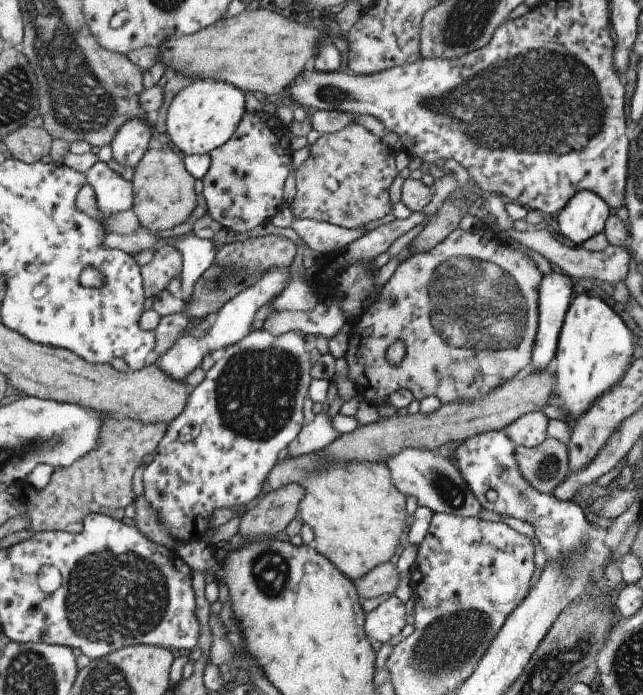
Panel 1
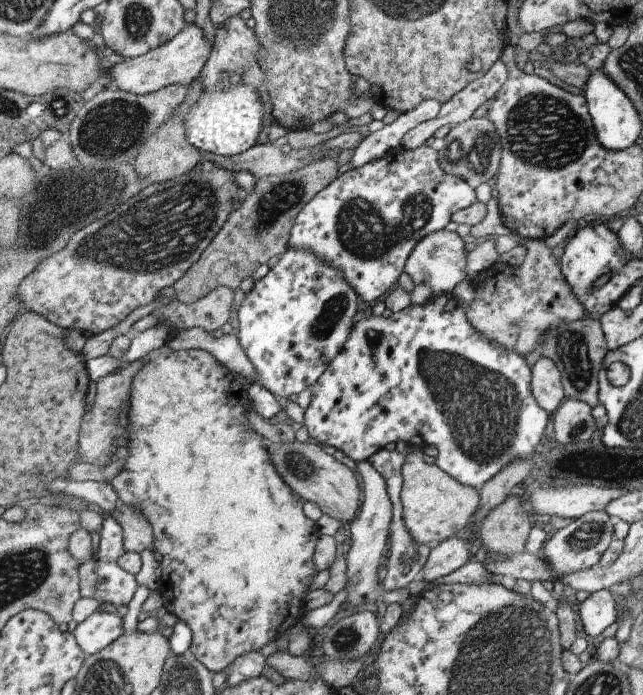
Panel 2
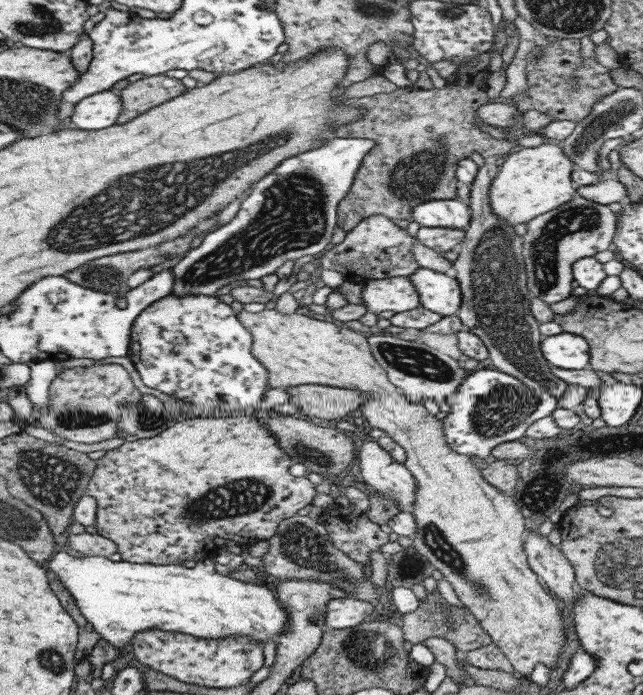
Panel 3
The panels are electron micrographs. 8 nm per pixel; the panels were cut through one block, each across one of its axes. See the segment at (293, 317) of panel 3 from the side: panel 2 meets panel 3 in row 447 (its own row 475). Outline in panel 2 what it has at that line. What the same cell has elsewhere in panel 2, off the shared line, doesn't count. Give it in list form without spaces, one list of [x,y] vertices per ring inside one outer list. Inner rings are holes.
[[[420,447],[405,458],[401,466],[403,484],[400,486],[399,498],[407,534],[413,542],[426,545],[429,542],[441,542],[464,528],[477,510],[480,494],[467,484],[459,484],[459,480],[451,478],[435,463],[423,462],[423,455]]]

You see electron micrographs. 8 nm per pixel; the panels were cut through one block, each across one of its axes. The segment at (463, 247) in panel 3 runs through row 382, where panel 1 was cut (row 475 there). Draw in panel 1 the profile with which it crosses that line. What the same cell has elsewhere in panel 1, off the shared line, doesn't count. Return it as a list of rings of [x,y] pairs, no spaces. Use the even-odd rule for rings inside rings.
[[[549,436],[537,447],[514,447],[513,458],[521,478],[543,493],[549,493],[557,482],[561,482],[568,470],[566,446]]]

